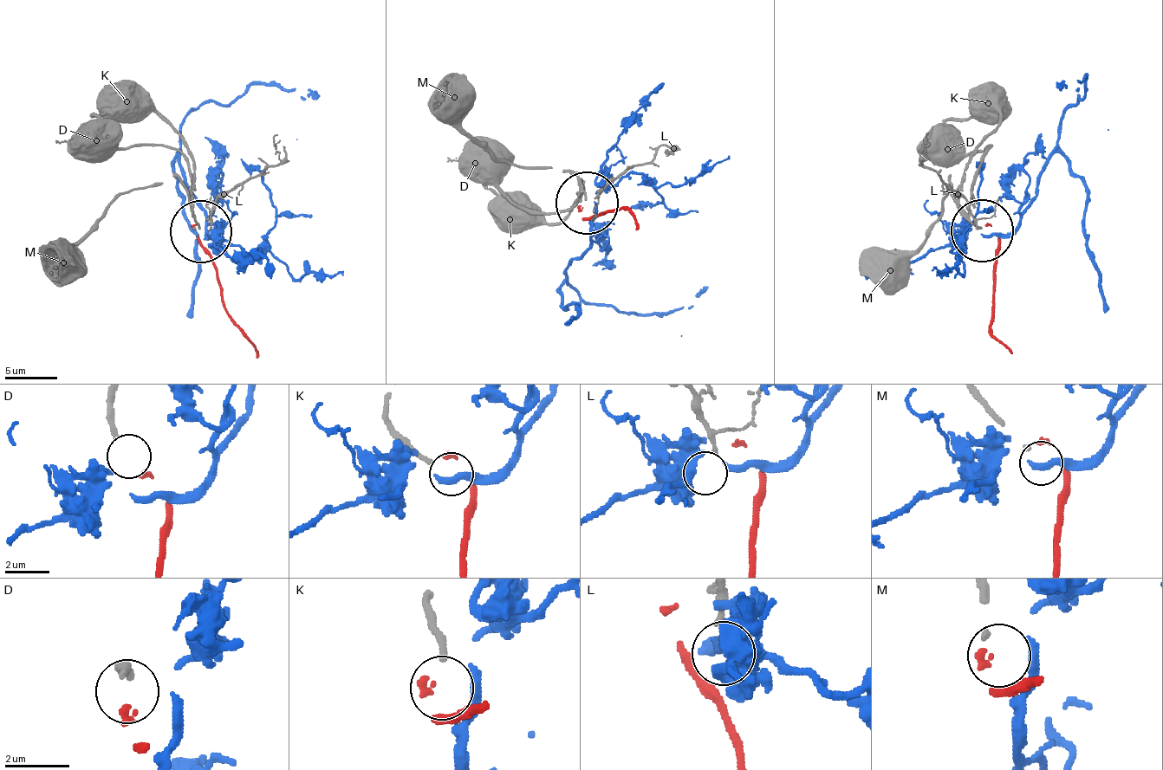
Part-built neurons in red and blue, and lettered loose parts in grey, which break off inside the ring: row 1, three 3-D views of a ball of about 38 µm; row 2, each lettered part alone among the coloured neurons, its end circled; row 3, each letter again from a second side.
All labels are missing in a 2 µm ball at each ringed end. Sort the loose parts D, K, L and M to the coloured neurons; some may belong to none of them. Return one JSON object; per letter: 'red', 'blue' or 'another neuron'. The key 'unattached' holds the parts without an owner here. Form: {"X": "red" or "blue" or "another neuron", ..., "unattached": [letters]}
{"D": "red", "K": "another neuron", "L": "another neuron", "M": "another neuron", "unattached": ["K", "L", "M"]}

